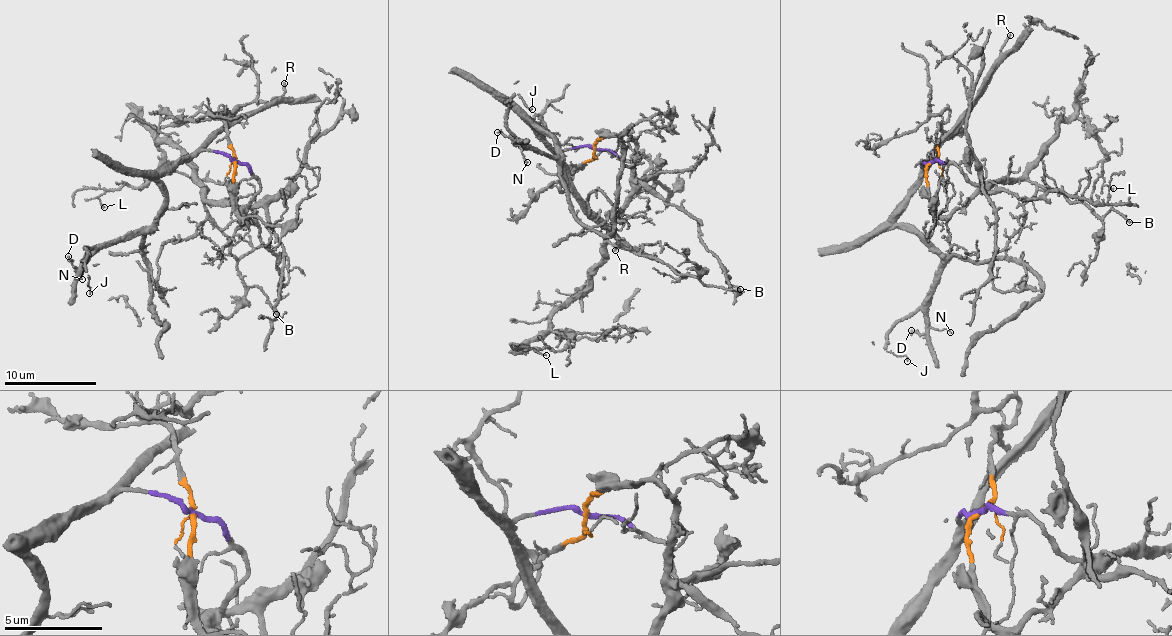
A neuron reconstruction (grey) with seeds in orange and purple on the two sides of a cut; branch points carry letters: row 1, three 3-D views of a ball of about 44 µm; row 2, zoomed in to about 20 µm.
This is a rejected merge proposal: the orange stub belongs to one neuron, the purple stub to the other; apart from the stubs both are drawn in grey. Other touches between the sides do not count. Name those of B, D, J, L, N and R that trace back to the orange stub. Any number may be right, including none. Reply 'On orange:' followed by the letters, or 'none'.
On orange: B, L

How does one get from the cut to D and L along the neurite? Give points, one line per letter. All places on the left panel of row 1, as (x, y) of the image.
D: (234, 161), (196, 151), (159, 178), (164, 198), (144, 230), (108, 241), (77, 267), (68, 256)
L: (234, 161), (243, 223), (236, 208), (207, 201), (188, 155), (161, 140), (157, 172), (110, 188), (104, 208)

